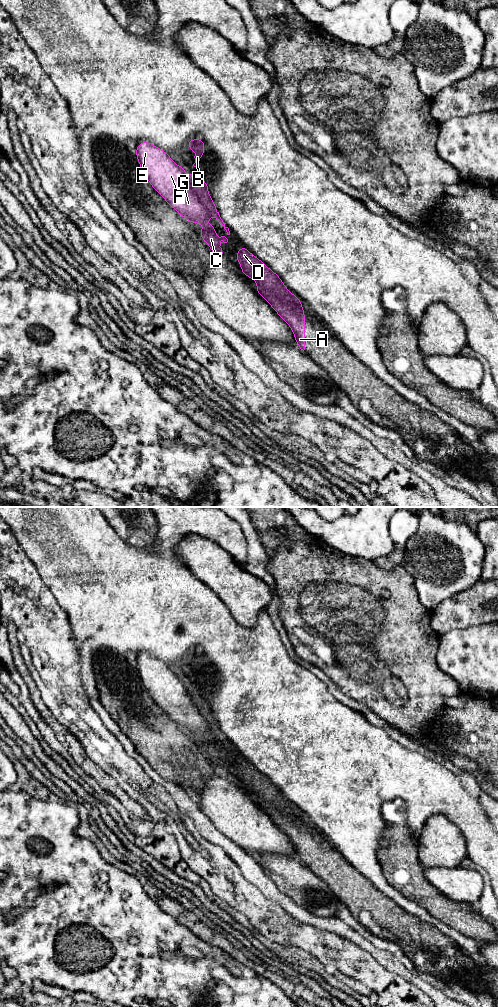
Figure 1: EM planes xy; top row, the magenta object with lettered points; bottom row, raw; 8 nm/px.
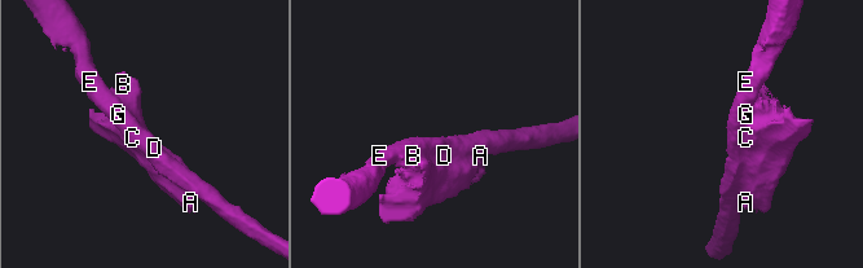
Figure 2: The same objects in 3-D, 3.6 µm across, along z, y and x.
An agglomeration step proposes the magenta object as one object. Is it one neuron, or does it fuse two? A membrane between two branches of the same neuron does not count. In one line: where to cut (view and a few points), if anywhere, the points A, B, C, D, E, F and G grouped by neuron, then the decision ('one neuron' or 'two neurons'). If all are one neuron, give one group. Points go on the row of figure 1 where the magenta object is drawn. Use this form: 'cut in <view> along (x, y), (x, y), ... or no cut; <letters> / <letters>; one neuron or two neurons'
cut in xy along (258, 285), (271, 289), (283, 301), (296, 304), (301, 308); A B C / D E F G; two neurons

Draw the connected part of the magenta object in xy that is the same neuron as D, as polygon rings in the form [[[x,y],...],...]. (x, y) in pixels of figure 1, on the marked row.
[[[238,248],[236,260],[241,266],[243,275],[256,281],[258,286],[272,290],[285,303],[303,308],[301,300],[288,290],[281,278],[260,259],[252,255],[247,248]]]

